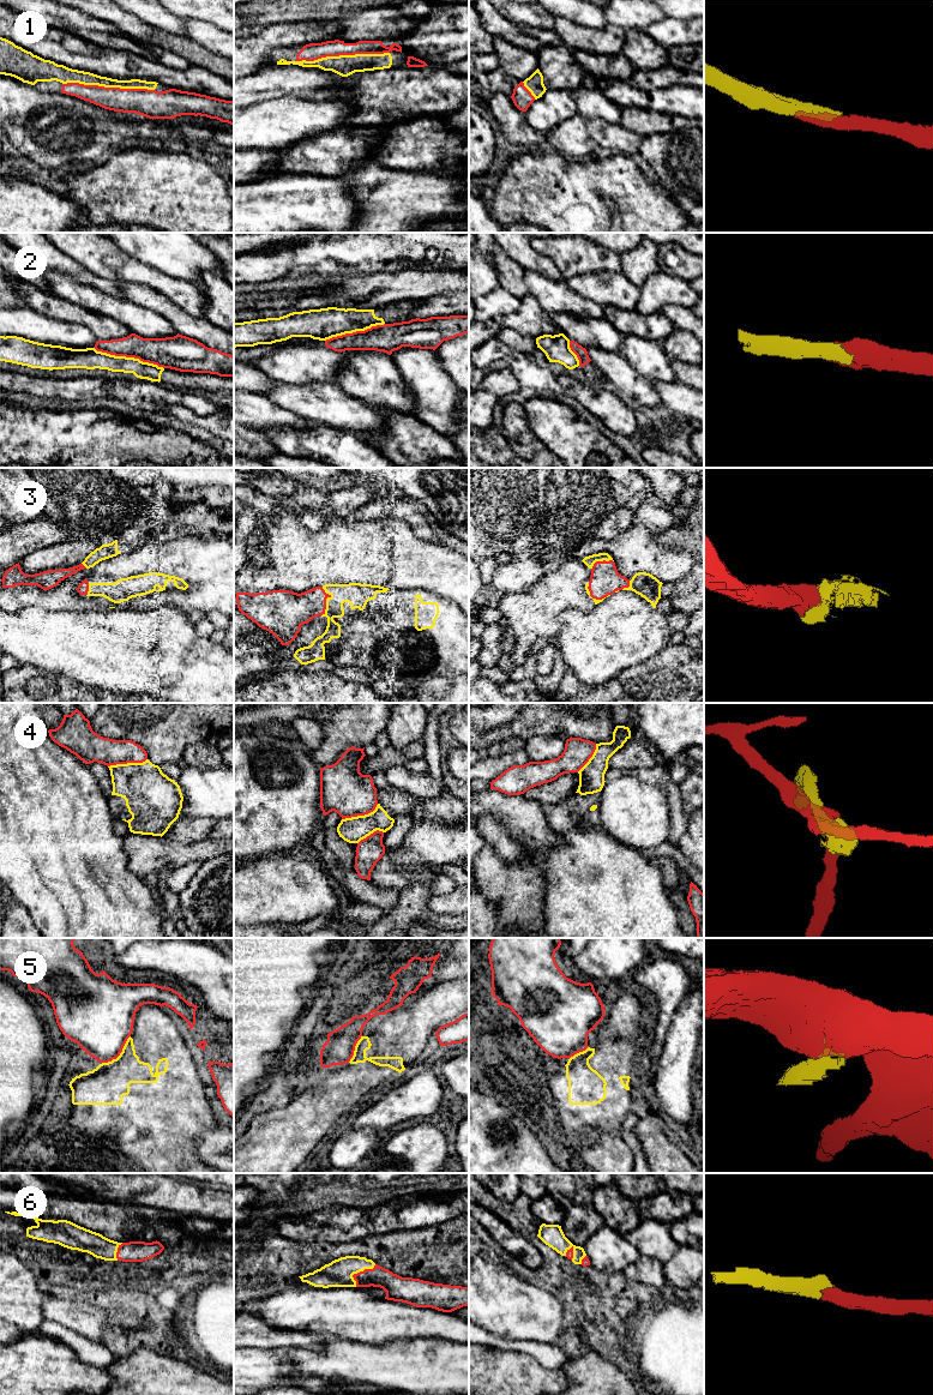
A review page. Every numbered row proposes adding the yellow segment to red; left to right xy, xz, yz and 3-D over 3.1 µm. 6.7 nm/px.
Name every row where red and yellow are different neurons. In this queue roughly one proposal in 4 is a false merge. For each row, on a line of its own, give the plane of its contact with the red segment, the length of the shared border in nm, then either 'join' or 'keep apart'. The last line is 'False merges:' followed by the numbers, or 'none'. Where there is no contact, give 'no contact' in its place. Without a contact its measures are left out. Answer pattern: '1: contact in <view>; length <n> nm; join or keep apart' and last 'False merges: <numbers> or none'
1: contact in xz; length 650 nm; join
2: contact in xy; length 500 nm; keep apart
3: contact in xz; length 200 nm; join
4: contact in xy; length 280 nm; keep apart
5: contact in xy; length 260 nm; keep apart
6: contact in xz; length 200 nm; join
False merges: 2, 4, 5

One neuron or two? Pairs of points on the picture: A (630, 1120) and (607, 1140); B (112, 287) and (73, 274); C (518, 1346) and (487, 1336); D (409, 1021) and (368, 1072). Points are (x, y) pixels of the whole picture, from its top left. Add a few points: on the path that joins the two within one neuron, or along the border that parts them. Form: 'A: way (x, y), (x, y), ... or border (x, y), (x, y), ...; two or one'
A: border (628, 1112), (620, 1129), (620, 1138), (633, 1154); two
B: way (102, 284), (83, 276); one
C: way (511, 1345), (494, 1341); one
D: way (399, 1034), (374, 1059); one

